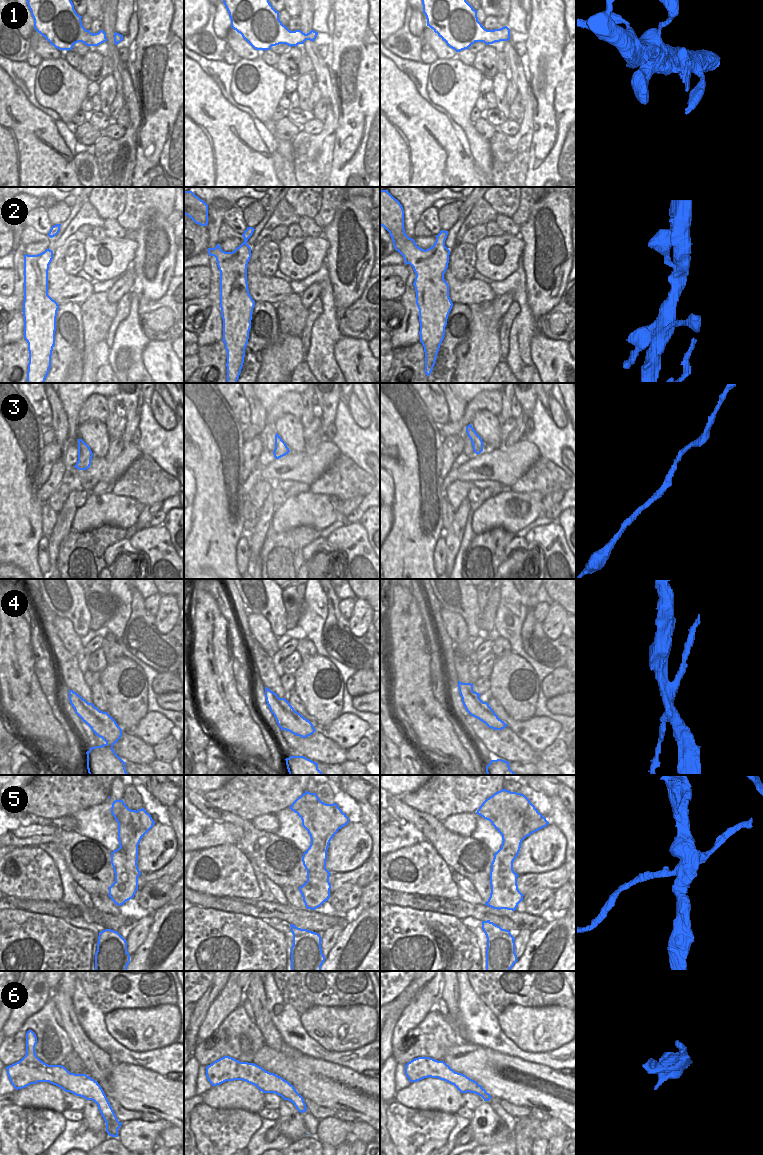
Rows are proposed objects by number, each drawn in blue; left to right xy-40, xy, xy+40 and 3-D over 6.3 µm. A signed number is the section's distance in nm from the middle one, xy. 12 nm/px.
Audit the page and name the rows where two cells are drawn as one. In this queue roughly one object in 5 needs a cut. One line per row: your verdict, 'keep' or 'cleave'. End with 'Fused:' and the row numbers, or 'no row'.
1: keep
2: keep
3: keep
4: cleave
5: cleave
6: keep
Fused: 4, 5

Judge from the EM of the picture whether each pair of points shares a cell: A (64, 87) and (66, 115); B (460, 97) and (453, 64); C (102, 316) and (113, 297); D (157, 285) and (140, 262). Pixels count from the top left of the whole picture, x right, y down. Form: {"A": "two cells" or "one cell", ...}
{"A": "one cell", "B": "one cell", "C": "two cells", "D": "one cell"}

